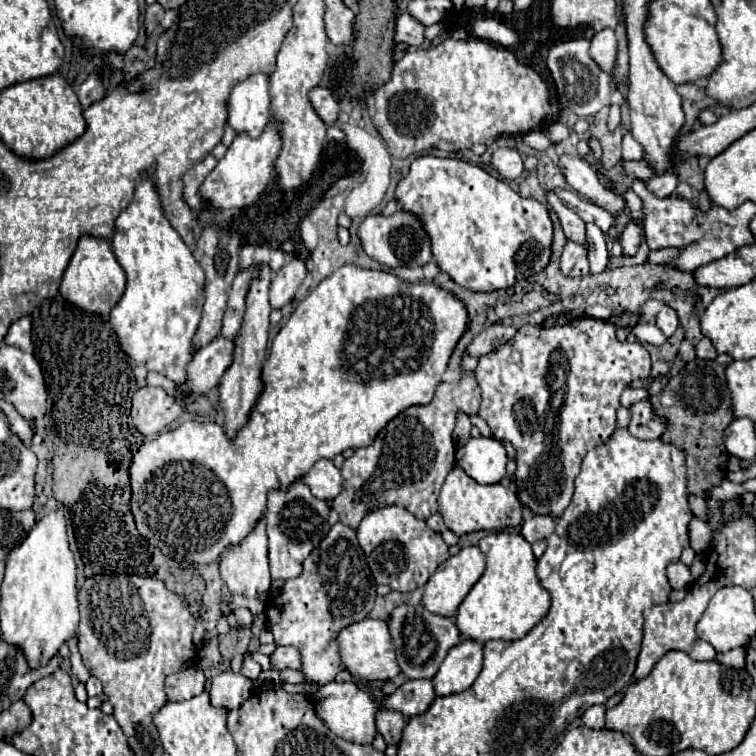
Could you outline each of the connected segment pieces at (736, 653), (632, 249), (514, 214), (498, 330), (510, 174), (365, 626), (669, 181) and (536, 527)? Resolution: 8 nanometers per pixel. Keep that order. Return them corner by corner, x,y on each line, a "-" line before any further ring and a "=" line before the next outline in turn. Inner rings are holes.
737,647
723,655
717,655
717,661
723,665
729,665
729,667
735,667
735,669
743,669
745,667
745,649
=
629,221
619,237
621,245
623,245
623,255
635,255
639,251
641,245
641,235
643,235
643,225
641,221
=
421,155
399,181
395,201
423,223
435,263
465,289
505,289
549,263
553,225
545,205
531,197
523,199
477,165
=
501,323
491,325
489,329
485,329
481,335
477,335
473,339
473,343
467,347
467,353
475,355
475,357
491,353
493,349
501,347
505,341
513,339
513,333
517,333
517,329
511,325
501,325
=
499,147
493,153
491,165
505,179
517,179
523,173
523,159
513,147
=
369,617
359,623
353,623
339,631
339,643
341,643
341,663
353,675
353,679
389,681
401,673
401,667
397,665
393,639
391,639
387,621
377,621
377,619
=
661,173
657,177
653,177
647,187
649,191
653,191
657,197
667,197
671,195
679,185
679,175
677,173
=
533,517
529,521
523,523
521,527
521,535
529,541
529,543
535,543
539,539
547,539
555,529
555,521
551,517

